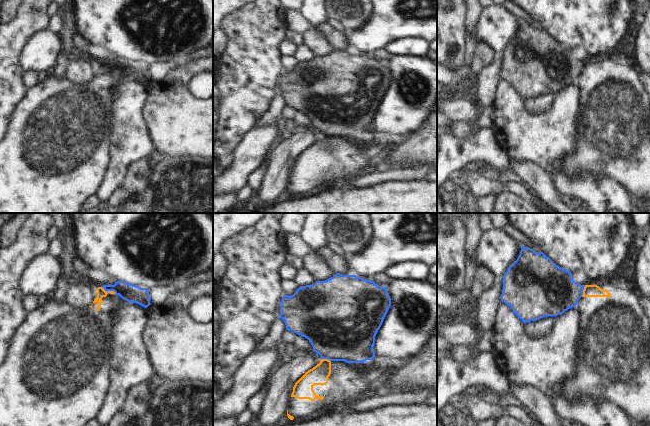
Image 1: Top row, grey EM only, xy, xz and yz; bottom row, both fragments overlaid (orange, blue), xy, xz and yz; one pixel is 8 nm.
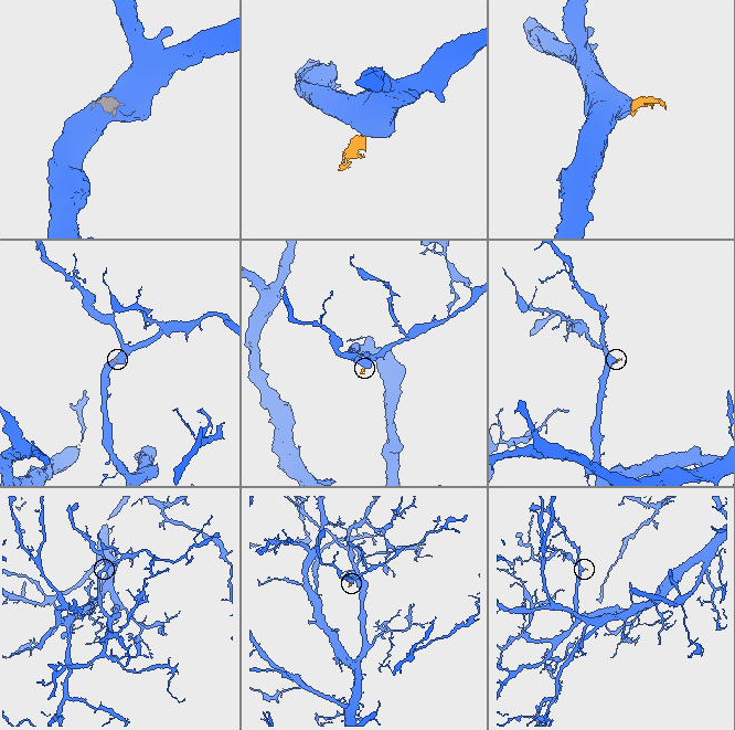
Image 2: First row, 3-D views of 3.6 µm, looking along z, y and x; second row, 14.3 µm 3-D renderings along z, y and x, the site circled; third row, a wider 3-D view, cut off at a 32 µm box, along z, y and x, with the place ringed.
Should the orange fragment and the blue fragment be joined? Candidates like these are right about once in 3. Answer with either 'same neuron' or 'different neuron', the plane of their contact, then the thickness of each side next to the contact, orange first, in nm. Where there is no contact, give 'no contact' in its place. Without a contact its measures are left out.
different neuron; contact in xy; calibres 70 and 140 nm

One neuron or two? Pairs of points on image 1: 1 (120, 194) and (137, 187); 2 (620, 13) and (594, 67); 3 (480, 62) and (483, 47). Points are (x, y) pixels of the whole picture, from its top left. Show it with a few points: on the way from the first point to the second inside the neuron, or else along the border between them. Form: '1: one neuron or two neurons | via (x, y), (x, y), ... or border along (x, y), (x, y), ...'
1: two neurons | border along (122, 185), (131, 194)
2: two neurons | border along (608, 54), (589, 57)
3: one neuron | via (481, 58), (483, 51)

